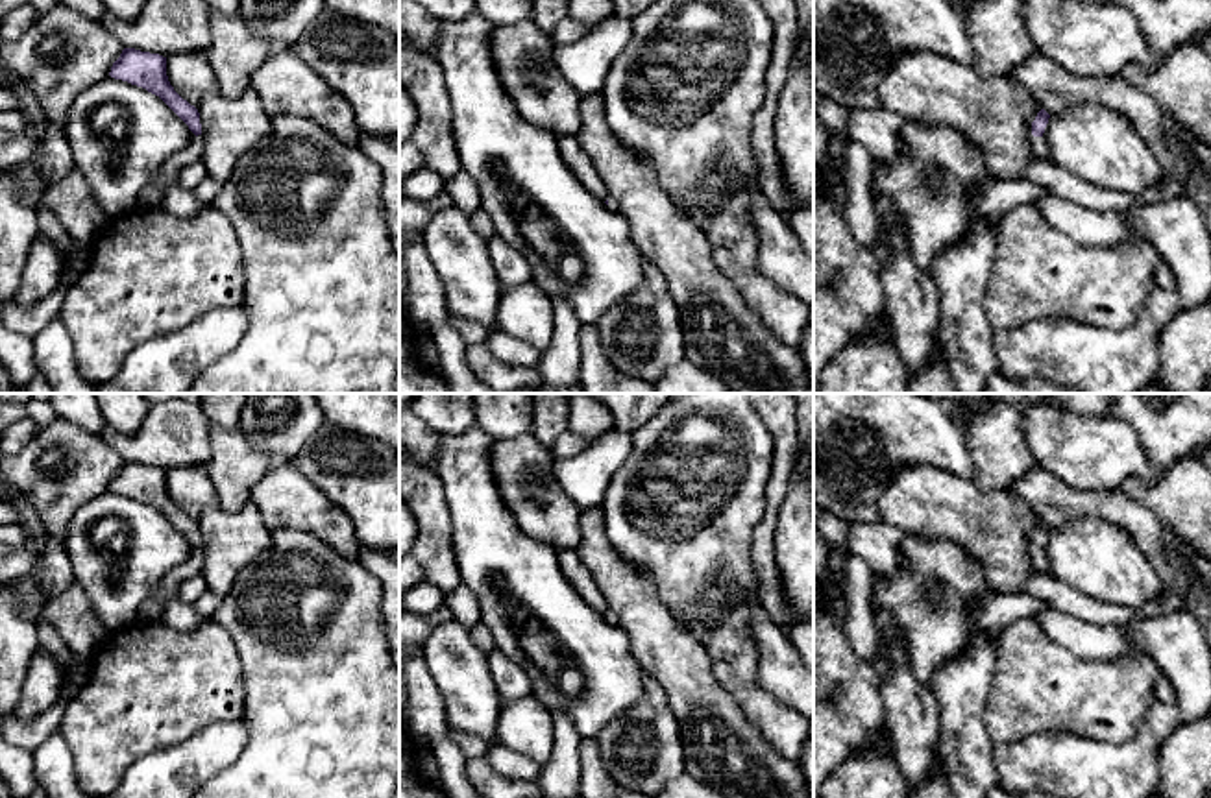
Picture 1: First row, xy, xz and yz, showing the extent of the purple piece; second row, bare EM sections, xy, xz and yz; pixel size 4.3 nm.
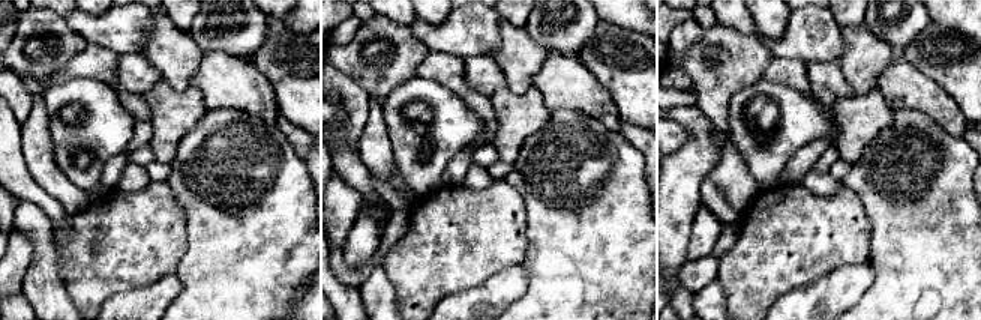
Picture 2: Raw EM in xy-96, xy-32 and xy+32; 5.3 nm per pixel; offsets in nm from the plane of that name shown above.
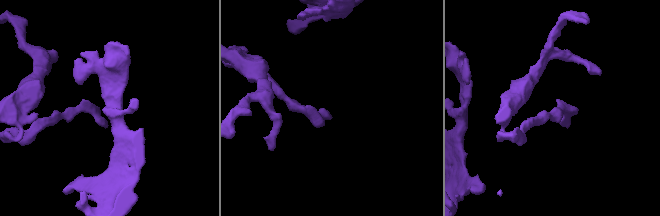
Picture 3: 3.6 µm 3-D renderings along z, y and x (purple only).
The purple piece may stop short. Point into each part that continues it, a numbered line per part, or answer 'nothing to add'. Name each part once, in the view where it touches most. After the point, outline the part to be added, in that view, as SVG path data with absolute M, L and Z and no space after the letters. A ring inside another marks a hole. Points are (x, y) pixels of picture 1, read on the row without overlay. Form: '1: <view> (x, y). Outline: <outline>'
1: yz (1041, 564). Outline: M1034 550L1034 563L1039 574L1050 574L1048 560L1043 550Z

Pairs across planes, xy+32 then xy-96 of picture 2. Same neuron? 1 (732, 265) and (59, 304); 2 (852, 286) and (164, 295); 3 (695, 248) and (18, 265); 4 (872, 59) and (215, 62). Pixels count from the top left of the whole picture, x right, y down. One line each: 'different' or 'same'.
1: different
2: same
3: same
4: different

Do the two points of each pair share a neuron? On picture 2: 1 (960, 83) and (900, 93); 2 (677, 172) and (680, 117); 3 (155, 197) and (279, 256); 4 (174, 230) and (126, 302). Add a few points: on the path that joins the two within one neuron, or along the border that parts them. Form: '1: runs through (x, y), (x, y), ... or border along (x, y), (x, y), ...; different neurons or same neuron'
1: border along (911, 65), (933, 80), (962, 113); different neurons
2: runs through (690, 158), (698, 150), (698, 132), (693, 128); same neuron
3: border along (165, 182), (183, 212), (188, 245); different neurons
4: border along (167, 274), (149, 284), (116, 292), (102, 302); different neurons

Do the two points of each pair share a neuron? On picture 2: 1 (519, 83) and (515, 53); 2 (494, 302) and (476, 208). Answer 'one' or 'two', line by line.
1: one
2: two

